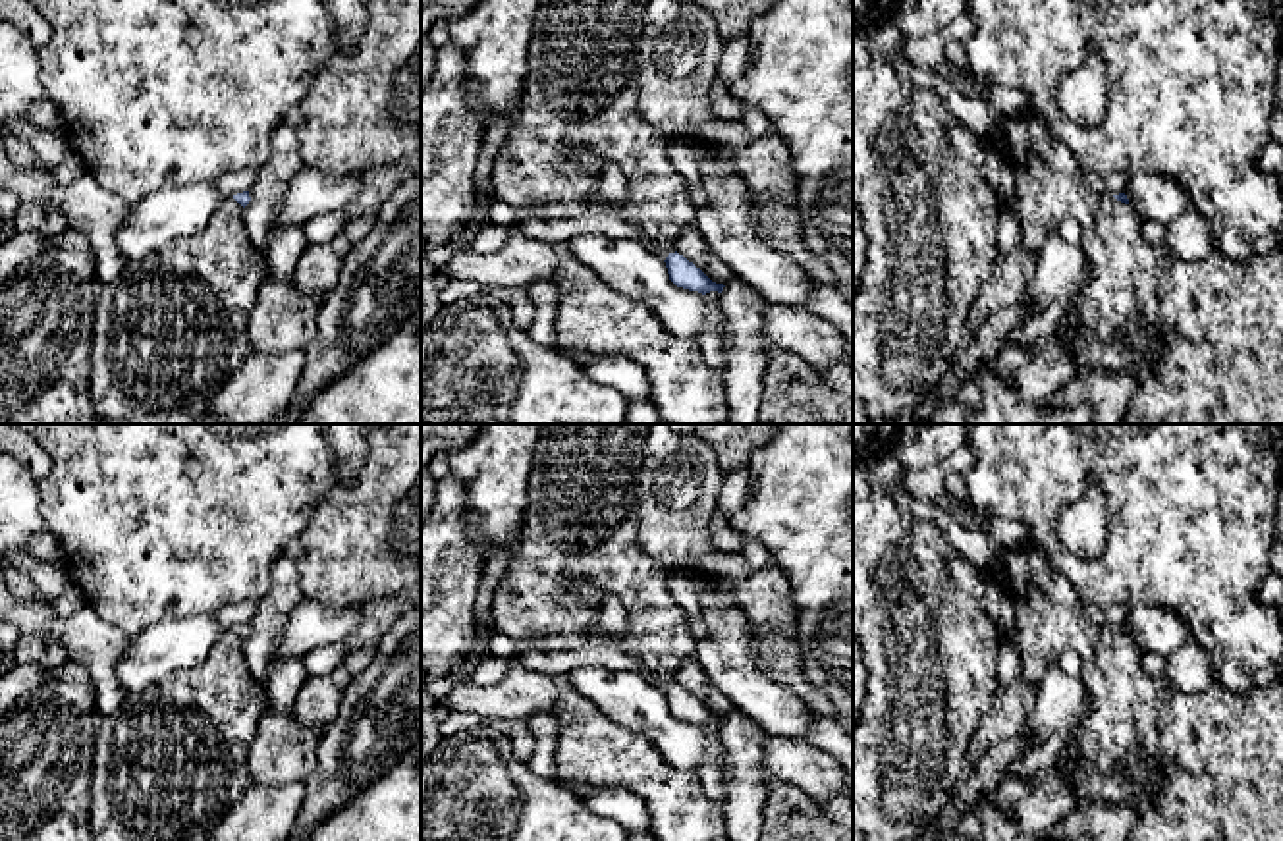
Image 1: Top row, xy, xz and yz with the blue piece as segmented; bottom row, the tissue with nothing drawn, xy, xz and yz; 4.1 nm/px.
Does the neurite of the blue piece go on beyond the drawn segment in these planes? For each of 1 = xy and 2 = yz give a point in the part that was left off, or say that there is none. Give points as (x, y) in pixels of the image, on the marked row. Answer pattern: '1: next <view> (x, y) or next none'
1: next none
2: next none

